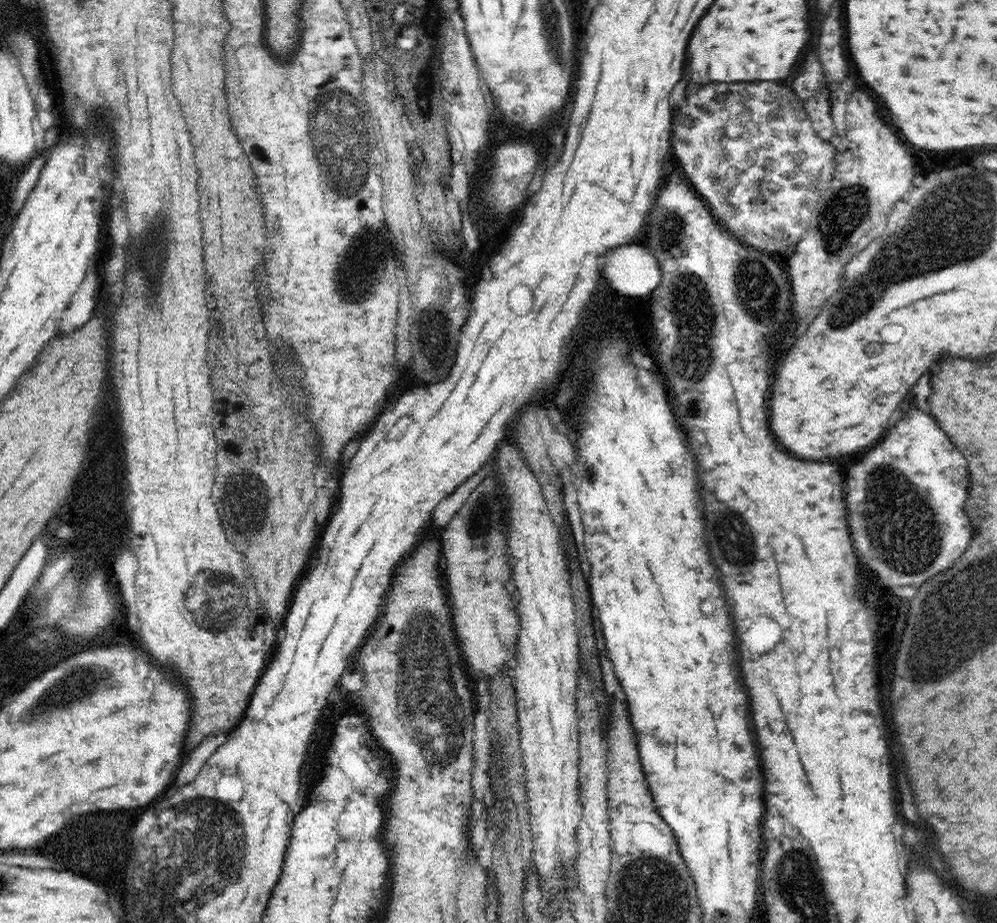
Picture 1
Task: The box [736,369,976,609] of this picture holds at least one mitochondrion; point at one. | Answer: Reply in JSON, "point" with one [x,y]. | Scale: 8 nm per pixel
{"point":[906,538]}

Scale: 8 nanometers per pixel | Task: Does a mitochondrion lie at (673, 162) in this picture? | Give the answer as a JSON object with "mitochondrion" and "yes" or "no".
{"mitochondrion":"no"}

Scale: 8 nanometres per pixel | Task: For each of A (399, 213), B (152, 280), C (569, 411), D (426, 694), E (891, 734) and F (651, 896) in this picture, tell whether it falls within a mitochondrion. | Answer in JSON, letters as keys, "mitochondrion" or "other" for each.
{"A":"other","B":"other","C":"other","D":"mitochondrion","E":"other","F":"mitochondrion"}

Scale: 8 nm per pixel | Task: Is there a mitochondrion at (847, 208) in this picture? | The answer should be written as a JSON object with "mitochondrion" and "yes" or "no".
{"mitochondrion":"yes"}

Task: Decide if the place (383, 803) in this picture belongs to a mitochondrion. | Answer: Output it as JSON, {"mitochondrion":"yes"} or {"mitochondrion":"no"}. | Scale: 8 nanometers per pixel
{"mitochondrion":"no"}

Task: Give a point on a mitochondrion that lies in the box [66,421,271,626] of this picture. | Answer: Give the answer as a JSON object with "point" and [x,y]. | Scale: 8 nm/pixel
{"point":[240,524]}

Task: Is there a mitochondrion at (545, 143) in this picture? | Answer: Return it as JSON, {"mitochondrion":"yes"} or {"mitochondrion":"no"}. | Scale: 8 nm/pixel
{"mitochondrion":"no"}

